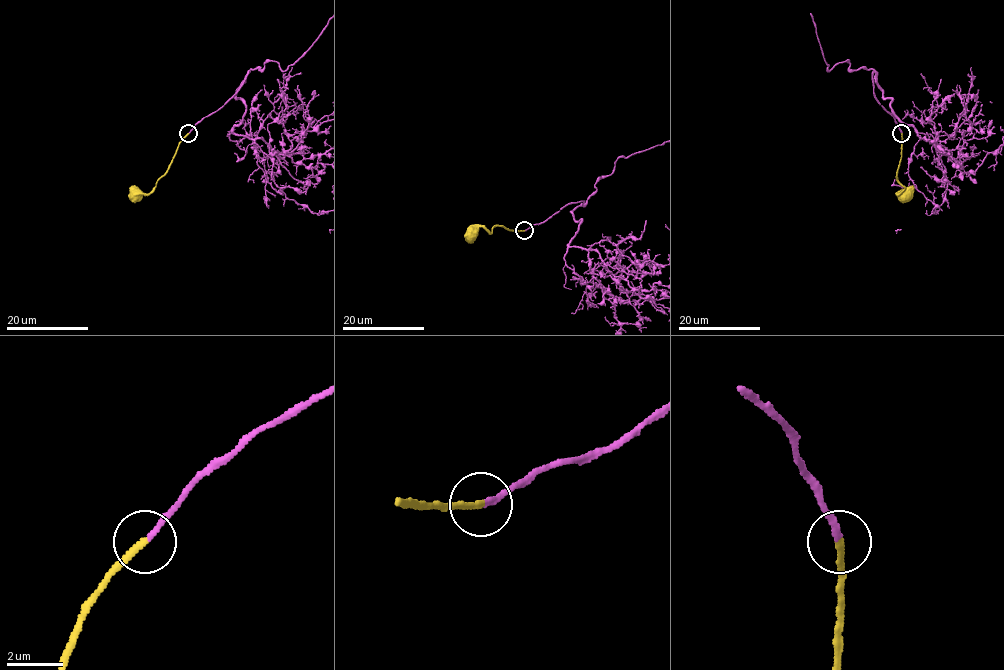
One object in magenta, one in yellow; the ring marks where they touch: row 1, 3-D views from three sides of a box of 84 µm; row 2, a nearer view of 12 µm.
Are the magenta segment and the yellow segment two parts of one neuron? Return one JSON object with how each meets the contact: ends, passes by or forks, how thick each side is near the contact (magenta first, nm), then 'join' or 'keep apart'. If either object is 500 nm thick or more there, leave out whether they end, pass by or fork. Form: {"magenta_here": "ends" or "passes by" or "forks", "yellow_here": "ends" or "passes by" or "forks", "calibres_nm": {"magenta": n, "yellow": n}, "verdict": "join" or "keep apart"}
{"magenta_here": "ends", "yellow_here": "ends", "calibres_nm": {"magenta": 190, "yellow": 200}, "verdict": "join"}

